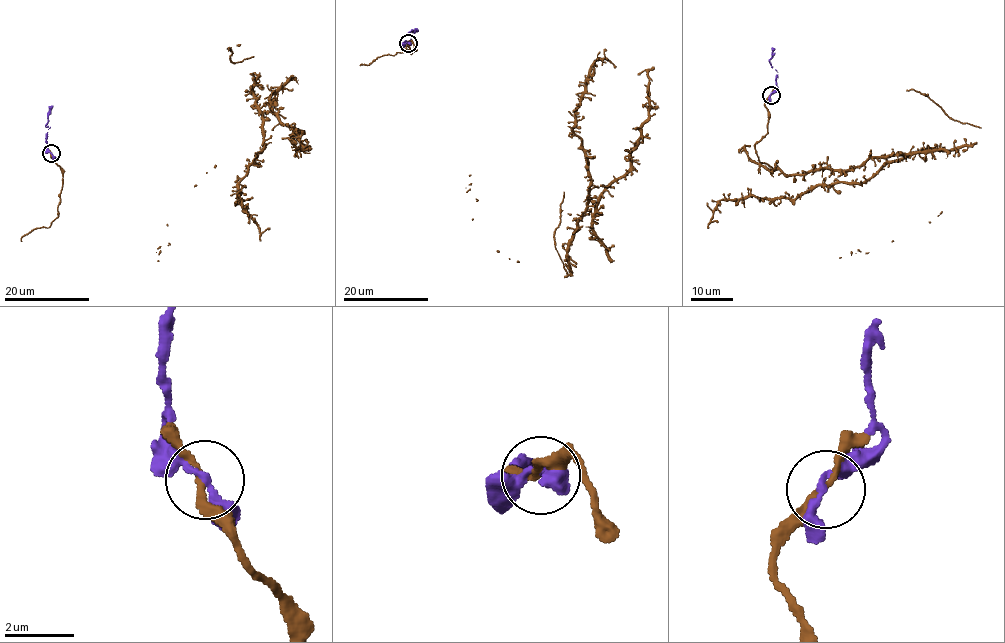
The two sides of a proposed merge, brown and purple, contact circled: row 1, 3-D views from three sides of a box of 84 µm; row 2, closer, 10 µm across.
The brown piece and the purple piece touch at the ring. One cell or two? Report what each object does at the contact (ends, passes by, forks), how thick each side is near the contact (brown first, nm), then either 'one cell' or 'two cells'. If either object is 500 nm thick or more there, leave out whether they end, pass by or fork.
brown passes by; purple passes by; 180 nm thick on the brown side, 200 nm on the other; one cell

